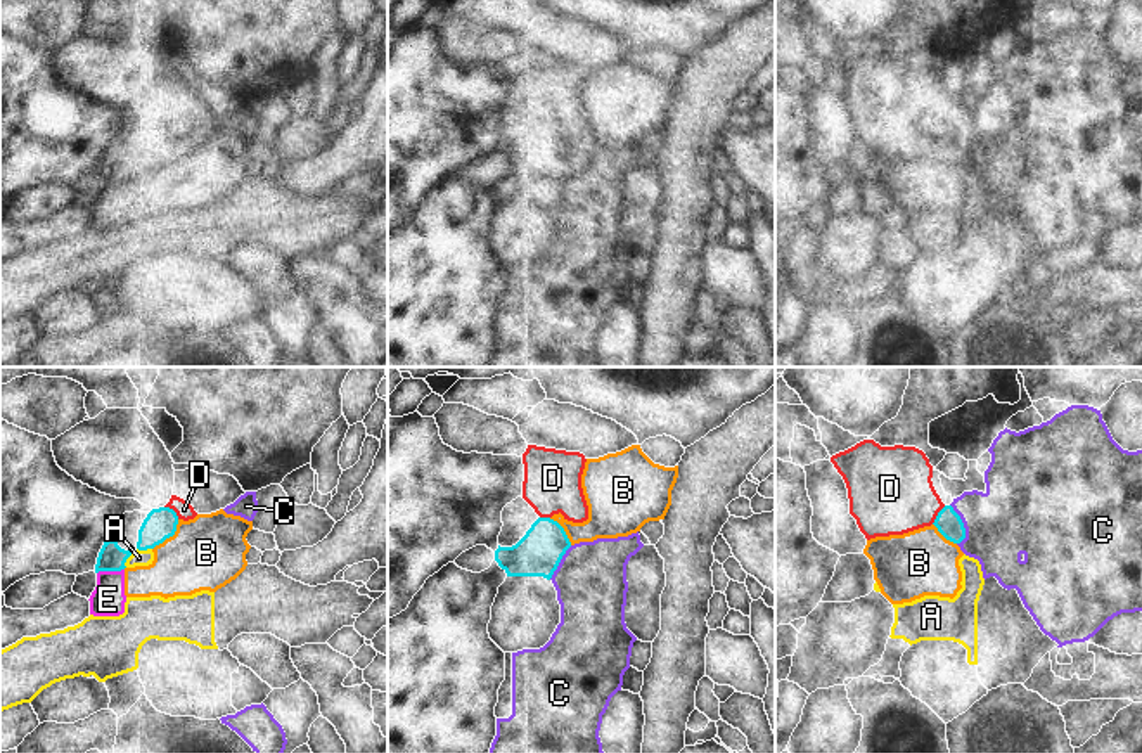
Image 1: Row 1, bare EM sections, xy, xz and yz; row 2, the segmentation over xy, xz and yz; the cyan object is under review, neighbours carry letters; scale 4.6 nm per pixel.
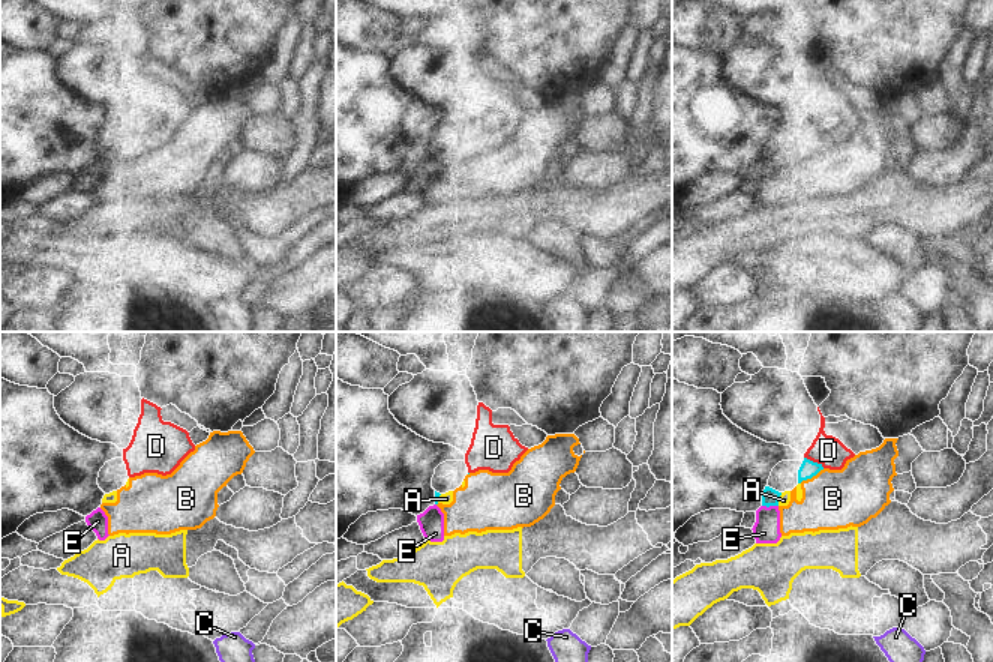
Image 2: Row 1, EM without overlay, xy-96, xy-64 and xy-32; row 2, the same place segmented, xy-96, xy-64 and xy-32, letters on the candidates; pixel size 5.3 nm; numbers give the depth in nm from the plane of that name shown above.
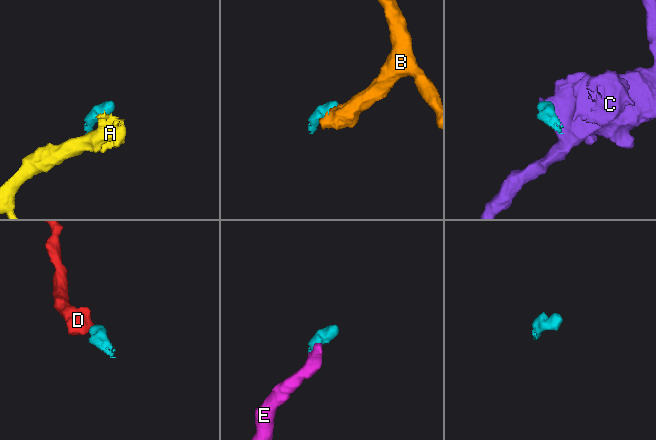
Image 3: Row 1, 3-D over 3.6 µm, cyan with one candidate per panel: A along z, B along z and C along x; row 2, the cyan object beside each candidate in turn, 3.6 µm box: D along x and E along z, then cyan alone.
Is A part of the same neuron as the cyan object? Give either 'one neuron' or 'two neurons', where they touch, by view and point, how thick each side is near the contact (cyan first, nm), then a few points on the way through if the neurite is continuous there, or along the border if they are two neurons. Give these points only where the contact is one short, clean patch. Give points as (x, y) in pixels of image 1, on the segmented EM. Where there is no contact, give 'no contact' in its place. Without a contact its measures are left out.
two neurons; contact xy (127, 558); calibres 130 and 80 nm; border xy (132, 551), (125, 566)

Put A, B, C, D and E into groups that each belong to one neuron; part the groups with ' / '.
A / B E / C / D

